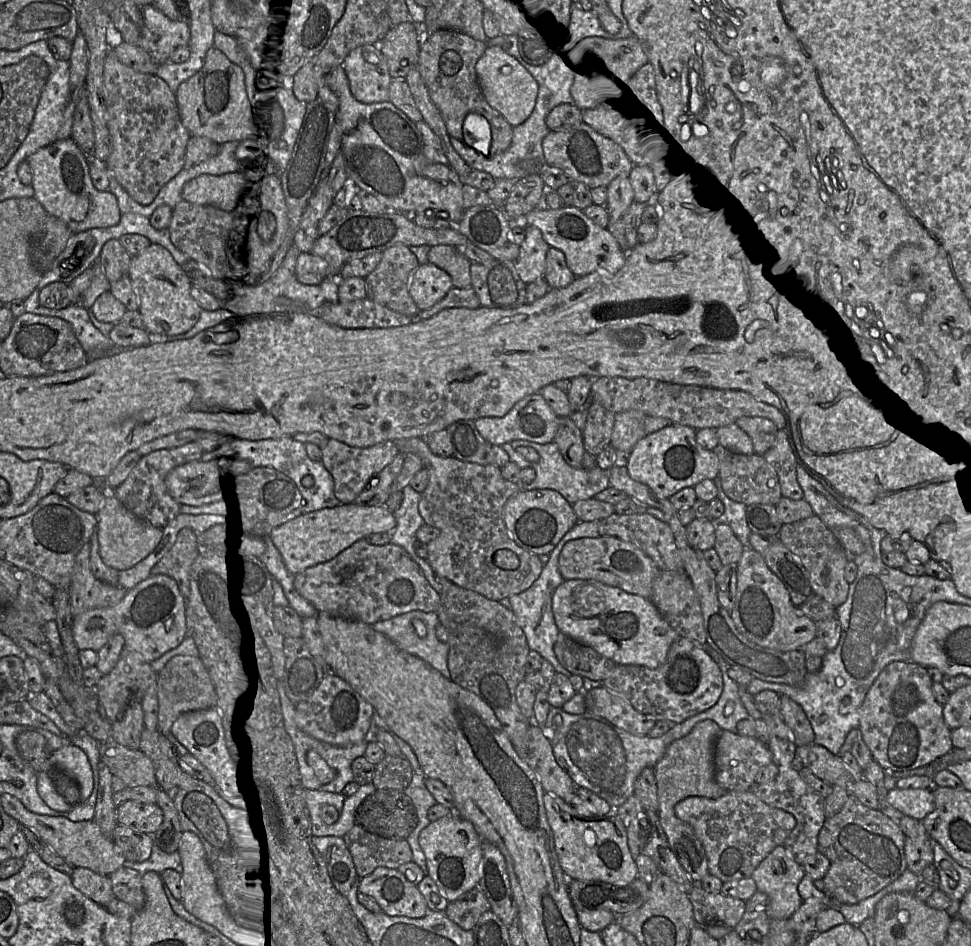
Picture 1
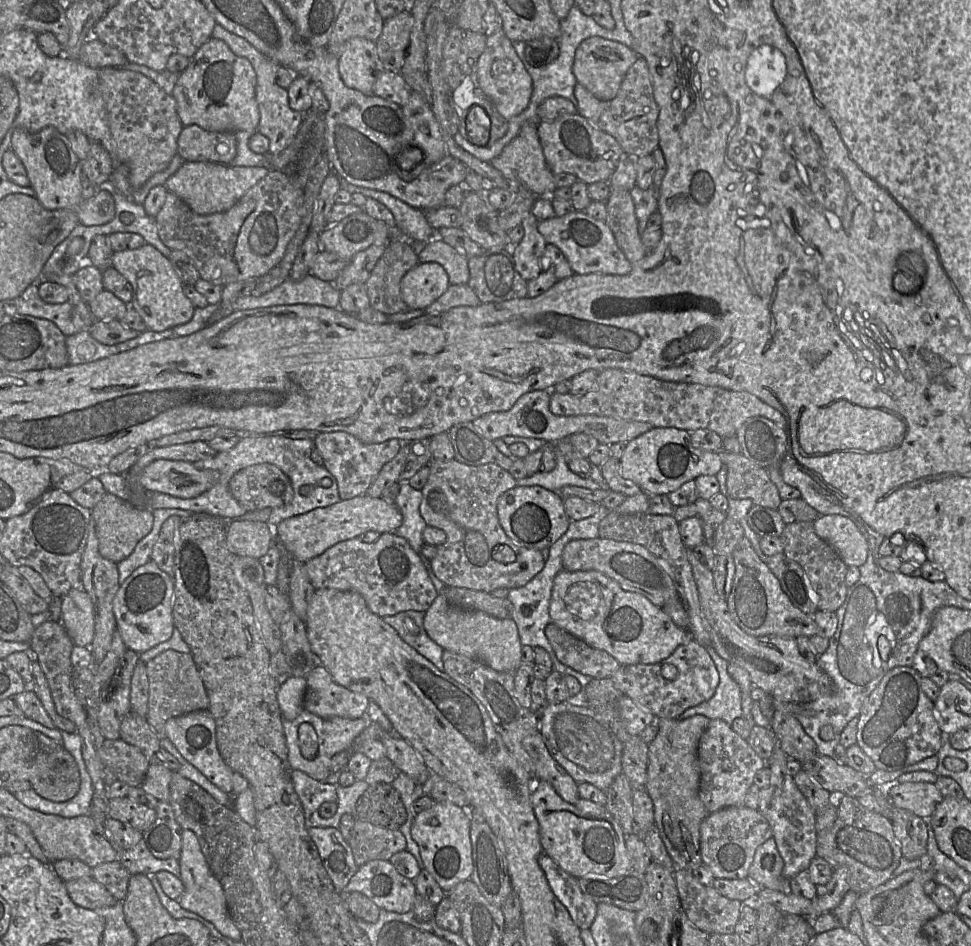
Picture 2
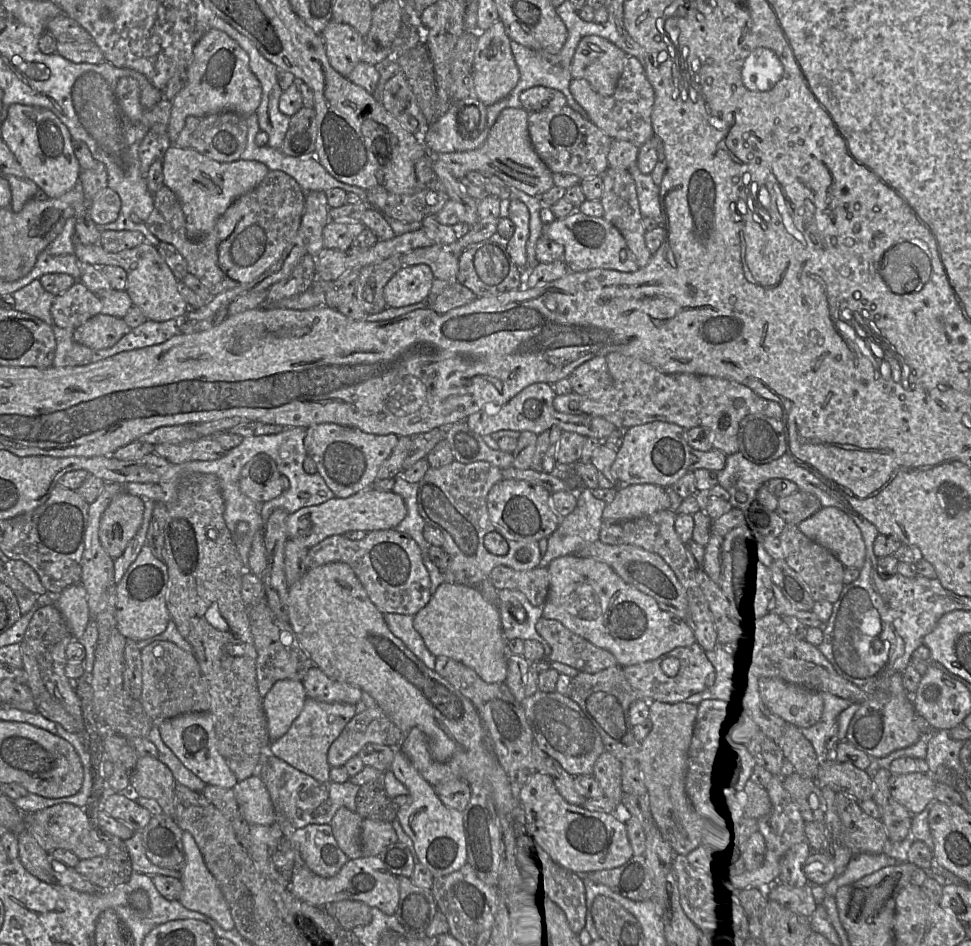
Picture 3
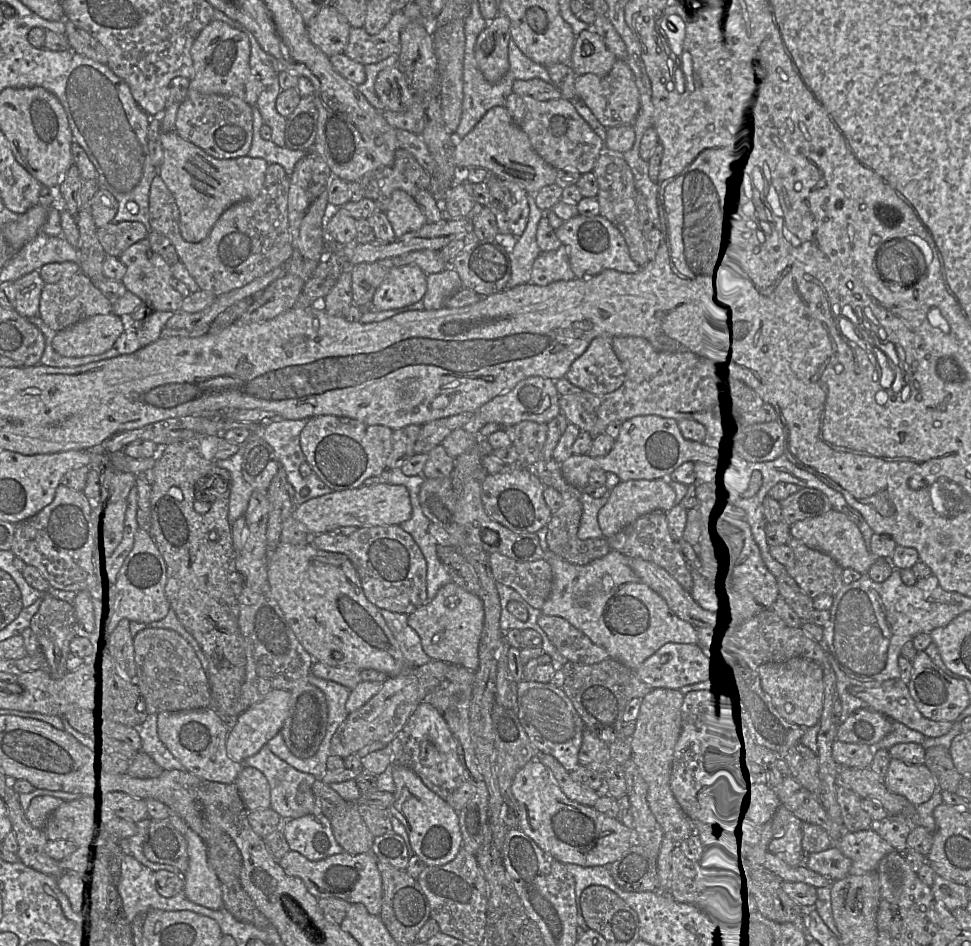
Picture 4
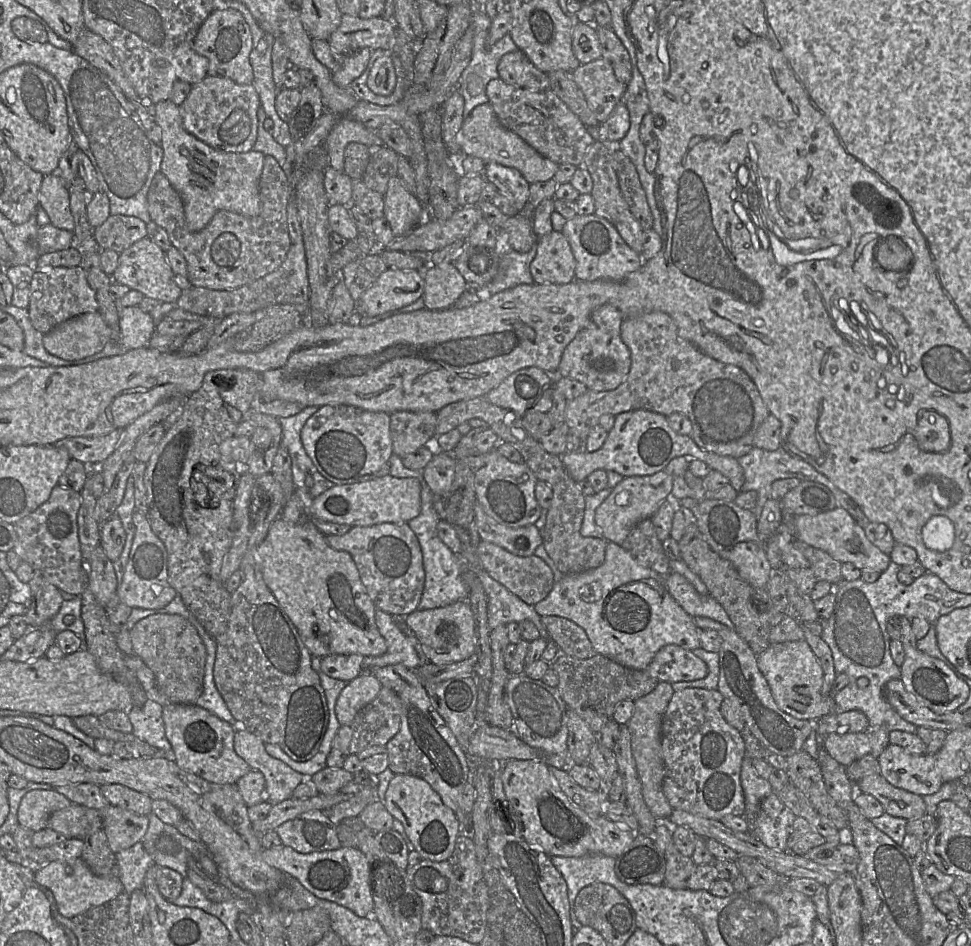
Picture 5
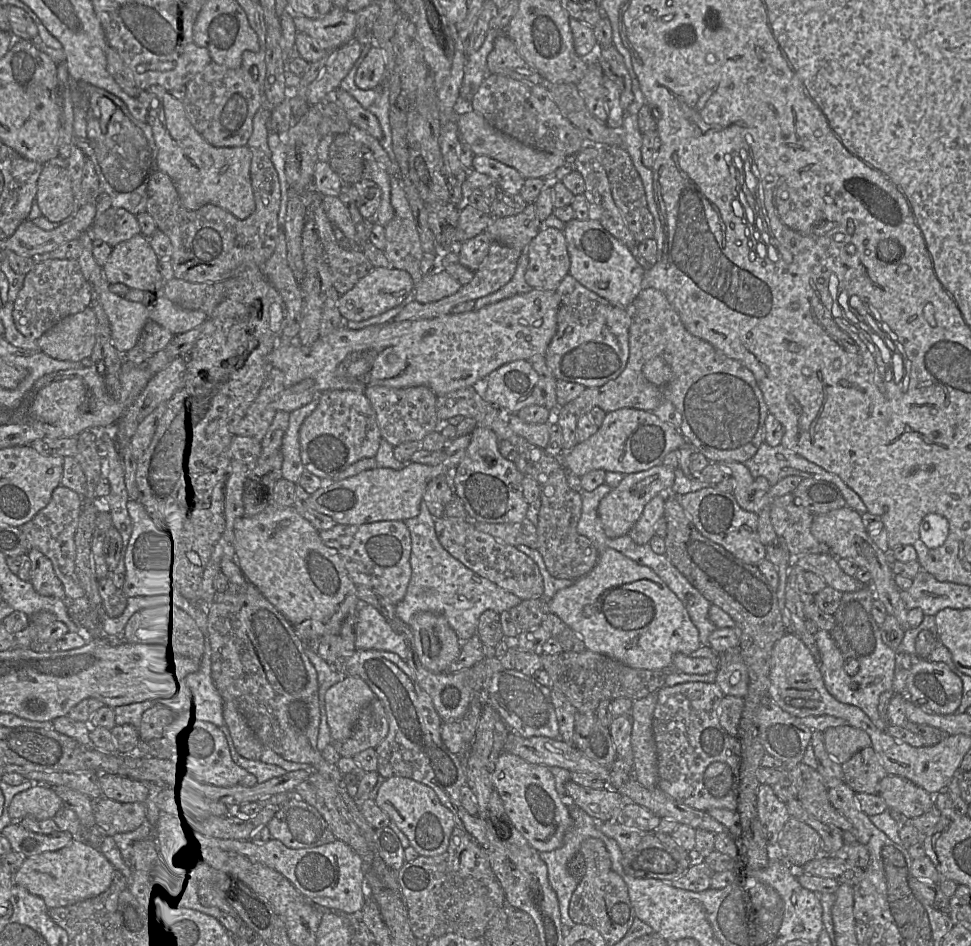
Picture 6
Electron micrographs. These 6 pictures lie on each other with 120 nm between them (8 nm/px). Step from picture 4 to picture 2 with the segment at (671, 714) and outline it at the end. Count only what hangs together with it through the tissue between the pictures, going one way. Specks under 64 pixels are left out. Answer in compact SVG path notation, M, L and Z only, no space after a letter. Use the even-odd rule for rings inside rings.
M694 715L683 720L657 718L657 736L648 744L645 788L653 801L655 826L676 868L690 871L703 864L700 825L709 813L699 796L697 749L709 721L704 715Z

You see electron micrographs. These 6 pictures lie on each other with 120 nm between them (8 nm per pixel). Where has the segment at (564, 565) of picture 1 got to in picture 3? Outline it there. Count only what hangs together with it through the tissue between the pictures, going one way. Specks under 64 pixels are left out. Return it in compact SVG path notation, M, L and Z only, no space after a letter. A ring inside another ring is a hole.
M597 540L573 555L594 558L609 565L626 583L655 599L658 606L676 617L685 620L688 600L685 590L671 567L657 554L634 545L609 545Z

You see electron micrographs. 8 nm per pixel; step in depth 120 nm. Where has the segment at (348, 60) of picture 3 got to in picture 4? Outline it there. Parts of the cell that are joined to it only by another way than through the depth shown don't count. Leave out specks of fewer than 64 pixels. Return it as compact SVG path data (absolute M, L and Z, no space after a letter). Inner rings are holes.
M332 5L320 10L306 25L310 40L328 57L344 52L351 26Z

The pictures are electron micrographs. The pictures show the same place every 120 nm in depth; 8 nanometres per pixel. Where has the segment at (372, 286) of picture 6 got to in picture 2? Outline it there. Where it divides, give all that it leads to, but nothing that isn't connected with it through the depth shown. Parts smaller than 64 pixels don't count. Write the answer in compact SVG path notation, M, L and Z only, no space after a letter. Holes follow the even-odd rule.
M419 263L401 280L401 296L409 309L425 309L448 289L449 277L437 263Z

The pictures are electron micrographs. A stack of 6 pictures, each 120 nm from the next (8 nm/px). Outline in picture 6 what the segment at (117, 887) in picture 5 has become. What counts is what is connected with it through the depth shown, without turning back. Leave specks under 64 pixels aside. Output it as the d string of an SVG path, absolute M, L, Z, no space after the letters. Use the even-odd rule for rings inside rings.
M74 839L66 847L44 852L24 859L22 866L13 873L15 884L43 899L48 909L63 907L96 897L111 885L116 869L99 849L81 839Z

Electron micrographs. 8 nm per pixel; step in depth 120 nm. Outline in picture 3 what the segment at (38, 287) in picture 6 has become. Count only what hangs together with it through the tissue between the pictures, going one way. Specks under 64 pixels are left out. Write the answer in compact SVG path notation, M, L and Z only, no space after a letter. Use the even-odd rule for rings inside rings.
M76 280L69 289L54 297L51 315L56 326L75 329L100 314L101 309L102 300Z

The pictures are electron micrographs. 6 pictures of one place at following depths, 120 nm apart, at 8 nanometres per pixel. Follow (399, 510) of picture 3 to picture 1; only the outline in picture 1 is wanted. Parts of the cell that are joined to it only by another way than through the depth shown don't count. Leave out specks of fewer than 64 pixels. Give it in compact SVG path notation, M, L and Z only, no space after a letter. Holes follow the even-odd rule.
M350 503L298 516L274 528L270 537L288 571L297 575L309 567L333 559L358 540L376 533L391 533L396 525L394 514L386 506L360 506Z

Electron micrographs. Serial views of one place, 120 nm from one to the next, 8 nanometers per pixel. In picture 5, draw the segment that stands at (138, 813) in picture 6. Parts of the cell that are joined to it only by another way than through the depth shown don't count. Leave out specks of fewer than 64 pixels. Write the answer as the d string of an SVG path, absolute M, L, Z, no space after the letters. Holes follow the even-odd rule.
M107 805L99 810L102 830L110 850L116 854L140 842L148 827L148 817Z

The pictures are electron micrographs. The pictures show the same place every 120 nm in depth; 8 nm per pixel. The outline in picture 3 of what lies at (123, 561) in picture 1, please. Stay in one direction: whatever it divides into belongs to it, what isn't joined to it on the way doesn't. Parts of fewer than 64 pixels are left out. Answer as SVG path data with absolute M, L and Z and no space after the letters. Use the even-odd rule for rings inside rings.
M120 493L115 496L101 516L99 540L113 559L124 553L143 522L144 503L137 496Z

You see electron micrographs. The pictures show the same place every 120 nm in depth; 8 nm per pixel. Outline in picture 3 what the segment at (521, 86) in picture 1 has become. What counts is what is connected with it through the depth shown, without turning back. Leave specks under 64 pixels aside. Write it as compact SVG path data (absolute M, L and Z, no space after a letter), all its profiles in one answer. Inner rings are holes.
M501 20L496 21L487 30L478 32L478 44L473 63L473 82L477 98L486 106L506 98L519 81L520 73L510 42L511 39L506 34Z

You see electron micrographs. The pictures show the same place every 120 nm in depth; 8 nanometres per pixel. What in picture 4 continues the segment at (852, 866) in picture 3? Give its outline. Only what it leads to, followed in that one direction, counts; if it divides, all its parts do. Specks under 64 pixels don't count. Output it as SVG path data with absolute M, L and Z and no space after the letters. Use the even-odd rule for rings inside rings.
M874 829L847 832L834 843L852 864L849 875L864 875L876 872L879 862L895 851Z

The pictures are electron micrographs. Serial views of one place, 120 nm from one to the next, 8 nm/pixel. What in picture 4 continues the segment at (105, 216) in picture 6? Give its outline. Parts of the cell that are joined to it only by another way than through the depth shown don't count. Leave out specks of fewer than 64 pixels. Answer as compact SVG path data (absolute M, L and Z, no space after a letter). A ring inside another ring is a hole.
M110 222L97 229L97 238L106 256L119 257L131 245L146 239L147 231L141 222Z

